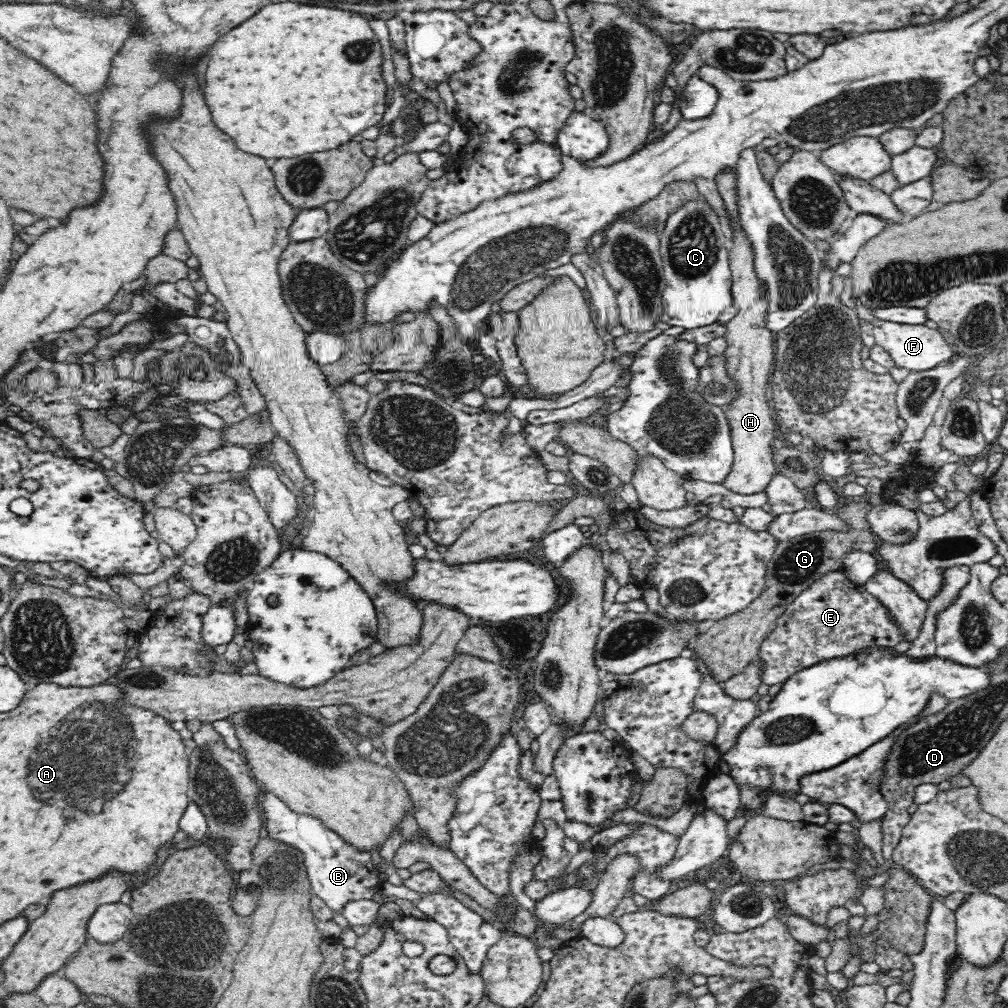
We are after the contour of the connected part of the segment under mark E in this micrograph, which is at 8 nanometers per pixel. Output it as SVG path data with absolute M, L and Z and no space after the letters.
M831 570L817 578L792 604L778 617L776 628L767 634L759 649L760 656L765 660L763 683L767 686L784 684L792 674L804 670L820 662L842 659L857 654L858 651L871 647L894 647L903 638L897 626L890 620L887 610L875 596L865 587L851 583L840 570Z

